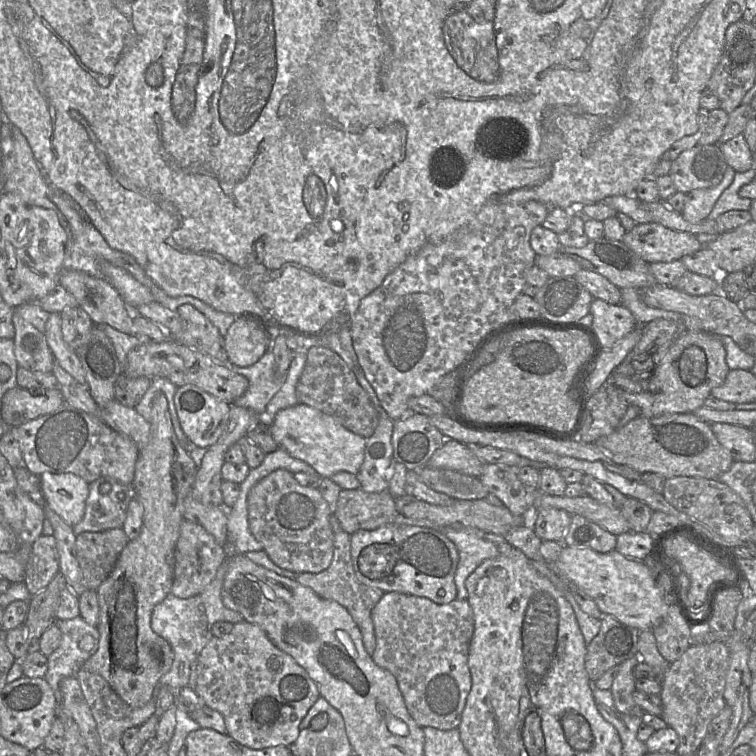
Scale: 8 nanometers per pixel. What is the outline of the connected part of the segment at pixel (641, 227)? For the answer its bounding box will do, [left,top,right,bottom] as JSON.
[621,222,703,263]

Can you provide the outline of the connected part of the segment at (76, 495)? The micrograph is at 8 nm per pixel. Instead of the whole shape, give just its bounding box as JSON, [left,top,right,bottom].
[39,472,90,525]

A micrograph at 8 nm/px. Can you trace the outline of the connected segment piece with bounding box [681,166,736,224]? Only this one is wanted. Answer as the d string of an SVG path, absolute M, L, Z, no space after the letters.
M727 166L722 181L712 188L696 189L686 194L684 208L681 212L683 218L690 223L699 223L708 219L715 203L728 188L736 171Z

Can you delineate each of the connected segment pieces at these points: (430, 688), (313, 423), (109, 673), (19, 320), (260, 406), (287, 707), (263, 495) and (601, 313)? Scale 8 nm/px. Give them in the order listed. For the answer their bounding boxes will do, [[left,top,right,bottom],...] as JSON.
[[371,592,474,730],[269,403,366,478],[81,393,197,707],[14,308,55,373],[225,349,285,415],[188,620,320,750],[247,469,334,574],[590,299,637,349]]

